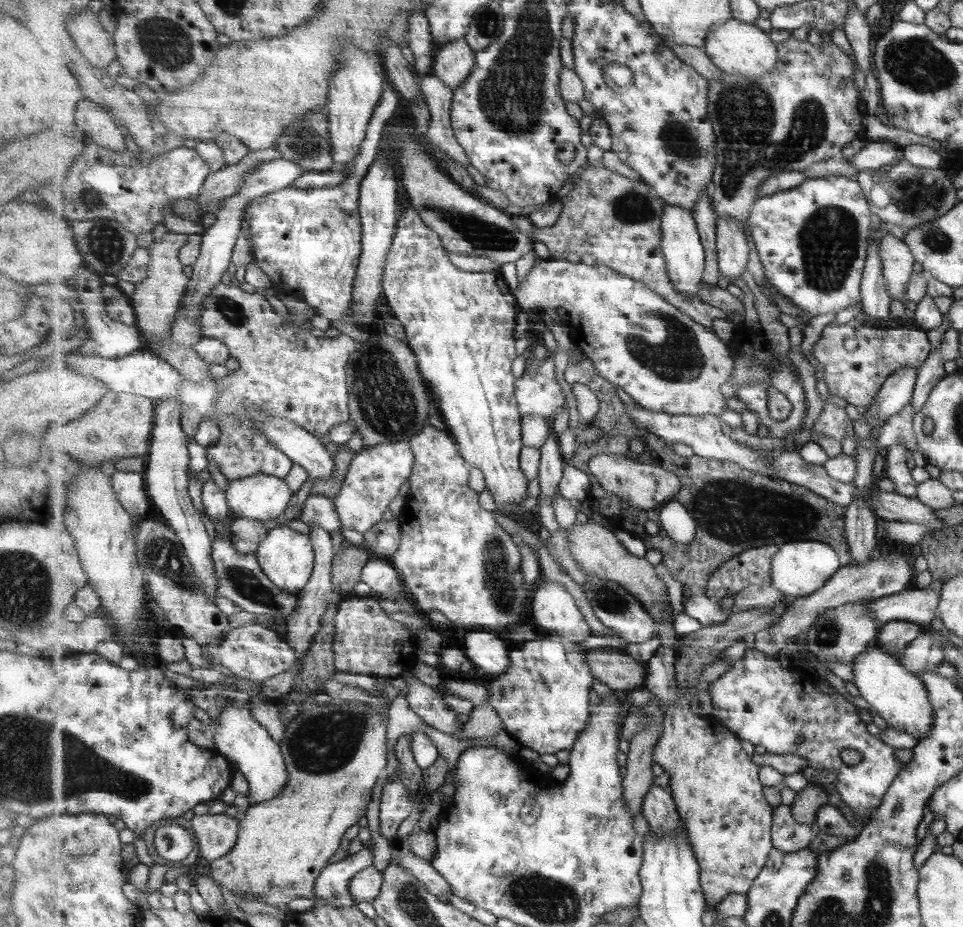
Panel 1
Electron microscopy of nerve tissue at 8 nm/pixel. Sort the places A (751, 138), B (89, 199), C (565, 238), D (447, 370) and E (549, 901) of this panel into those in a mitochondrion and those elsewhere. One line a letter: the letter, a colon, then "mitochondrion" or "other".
A: mitochondrion
B: mitochondrion
C: other
D: other
E: mitochondrion

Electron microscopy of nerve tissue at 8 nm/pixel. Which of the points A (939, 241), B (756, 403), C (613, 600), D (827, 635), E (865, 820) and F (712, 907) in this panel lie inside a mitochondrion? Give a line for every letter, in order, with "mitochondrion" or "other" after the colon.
A: mitochondrion
B: other
C: mitochondrion
D: mitochondrion
E: other
F: other

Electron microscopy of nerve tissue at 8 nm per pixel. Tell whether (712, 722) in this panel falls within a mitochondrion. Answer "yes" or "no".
no

